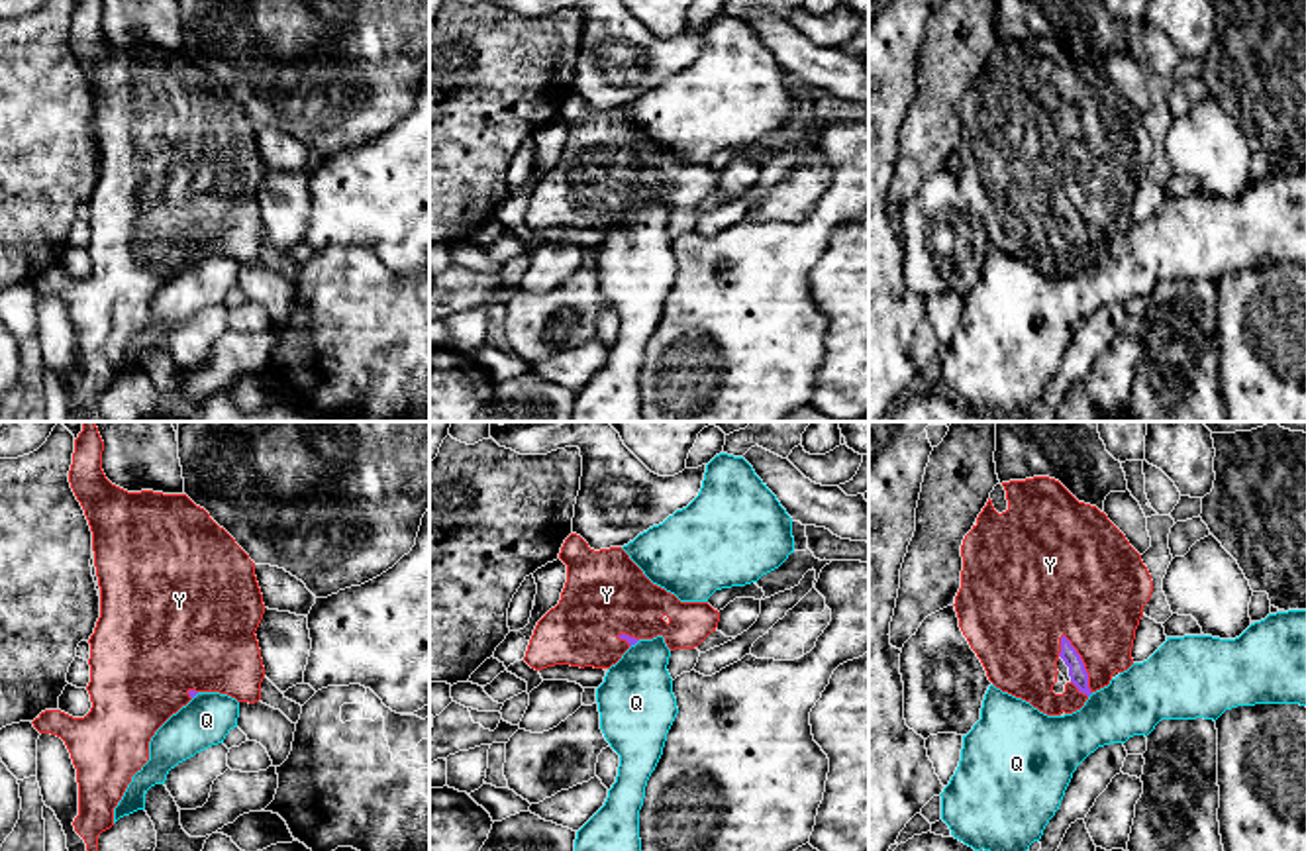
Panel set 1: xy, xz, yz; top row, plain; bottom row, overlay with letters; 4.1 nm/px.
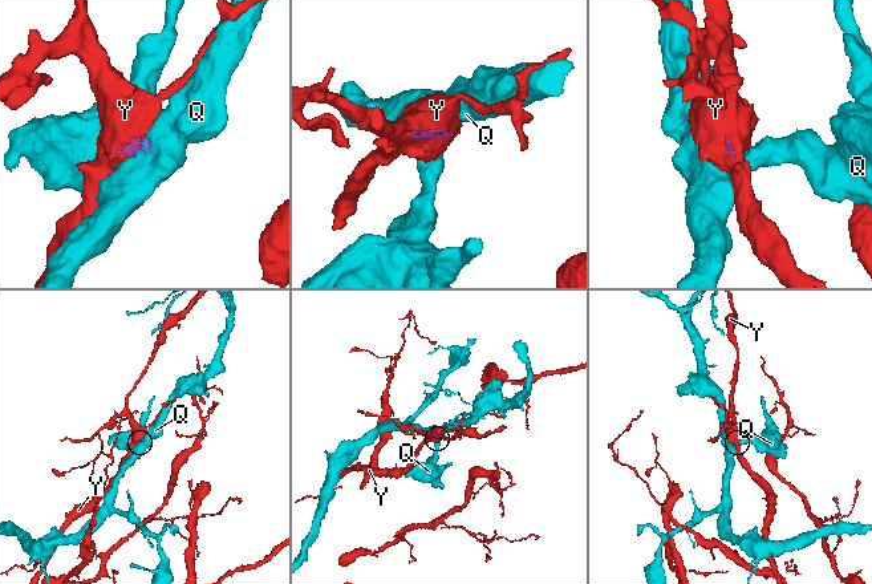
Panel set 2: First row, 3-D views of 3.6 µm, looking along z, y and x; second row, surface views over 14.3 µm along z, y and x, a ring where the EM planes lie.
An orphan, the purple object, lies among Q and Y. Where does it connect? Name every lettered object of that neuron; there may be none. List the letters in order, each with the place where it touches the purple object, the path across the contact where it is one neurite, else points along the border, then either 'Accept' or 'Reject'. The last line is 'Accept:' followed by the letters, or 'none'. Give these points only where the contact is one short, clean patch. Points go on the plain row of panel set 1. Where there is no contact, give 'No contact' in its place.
Q: Touches purple at xz (634, 204). Boundary: xz (640, 200), (630, 208). Reject
Y: Touches purple at yz (1083, 224). Accept
Accept: Y

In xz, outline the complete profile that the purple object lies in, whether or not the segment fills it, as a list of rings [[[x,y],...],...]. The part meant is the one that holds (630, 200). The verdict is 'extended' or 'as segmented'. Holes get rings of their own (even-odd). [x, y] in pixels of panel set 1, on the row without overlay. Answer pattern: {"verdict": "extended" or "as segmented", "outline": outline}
{"verdict": "extended", "outline": [[[571,94],[559,114],[567,125],[561,161],[535,186],[524,222],[535,229],[555,225],[610,229],[639,200],[665,198],[671,212],[694,210],[720,182],[720,173],[708,163],[680,163],[653,145],[622,108],[594,112]]]}

